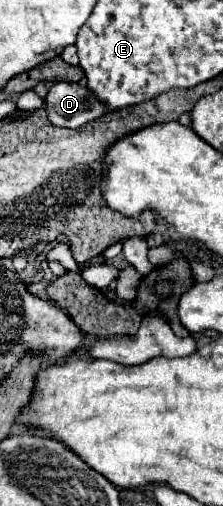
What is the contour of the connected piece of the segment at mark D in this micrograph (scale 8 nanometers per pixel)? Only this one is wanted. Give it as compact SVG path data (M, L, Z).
M57 82L47 92L45 108L53 126L79 128L107 112L105 106L95 100L97 98L93 98L93 94L81 84Z

